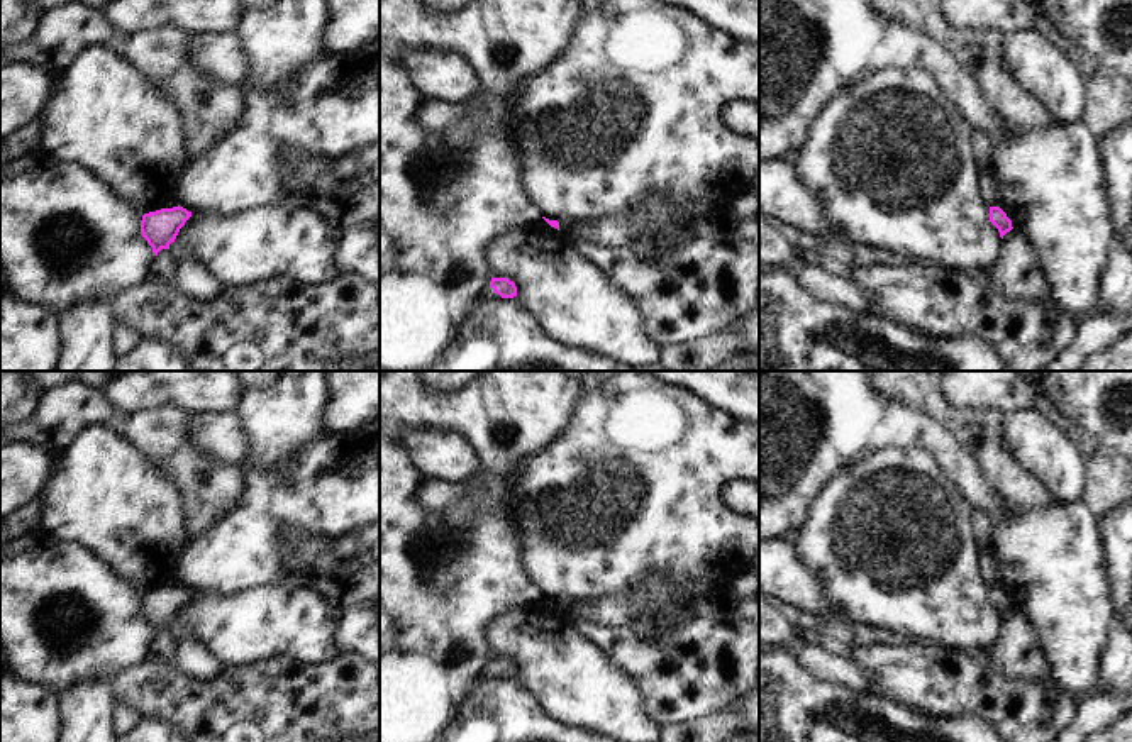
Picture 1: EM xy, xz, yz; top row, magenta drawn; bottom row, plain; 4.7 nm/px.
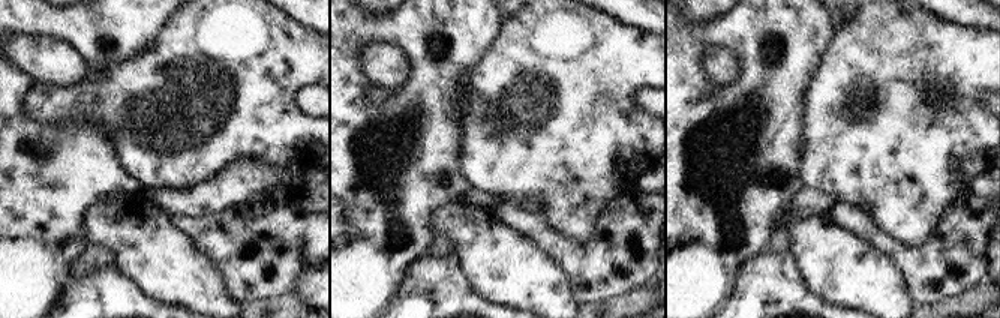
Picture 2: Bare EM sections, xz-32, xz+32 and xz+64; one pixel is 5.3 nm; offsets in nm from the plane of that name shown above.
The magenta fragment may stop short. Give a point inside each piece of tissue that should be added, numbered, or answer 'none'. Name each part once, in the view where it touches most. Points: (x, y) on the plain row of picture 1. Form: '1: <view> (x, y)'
1: xz (487, 673)

